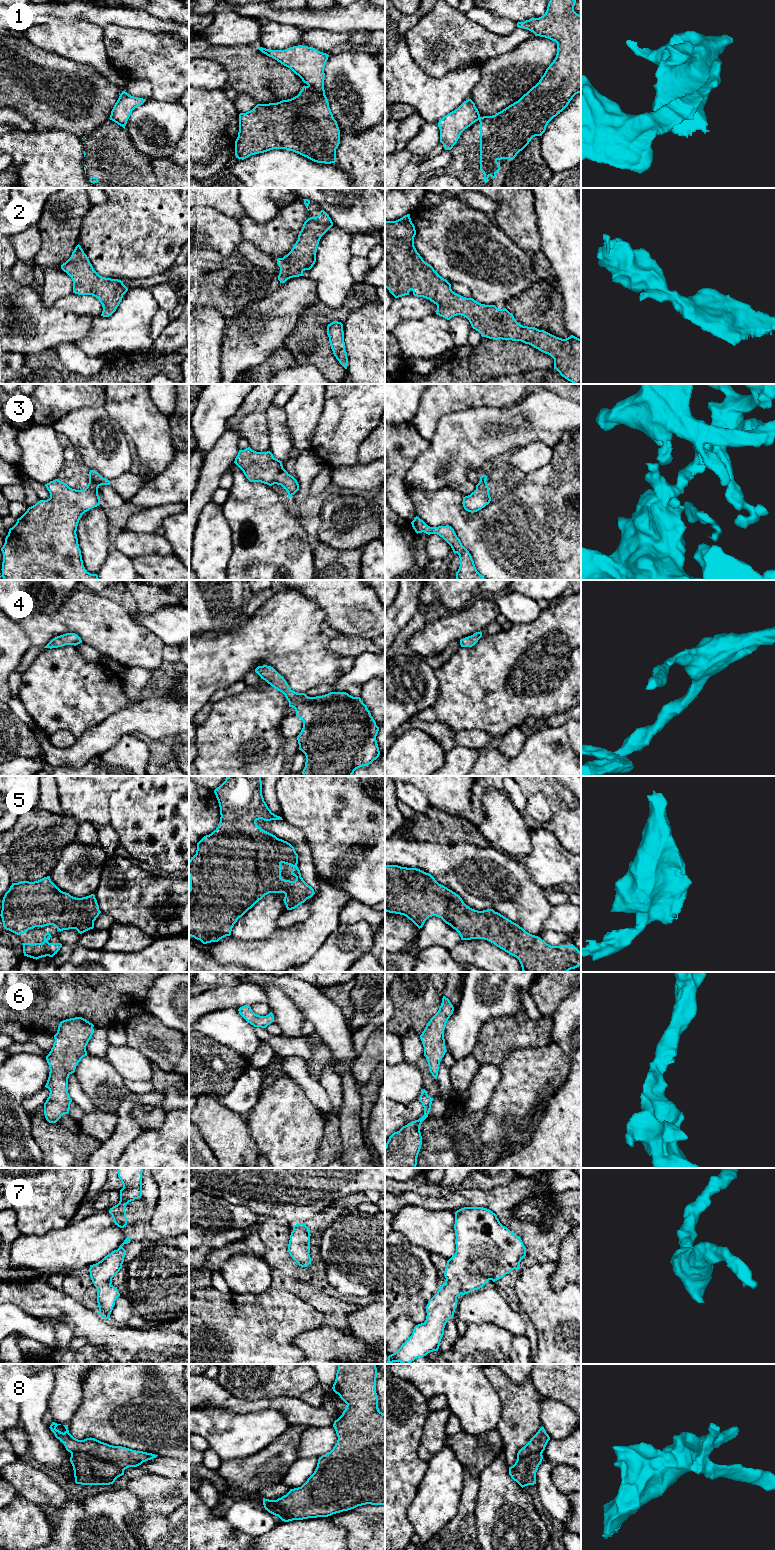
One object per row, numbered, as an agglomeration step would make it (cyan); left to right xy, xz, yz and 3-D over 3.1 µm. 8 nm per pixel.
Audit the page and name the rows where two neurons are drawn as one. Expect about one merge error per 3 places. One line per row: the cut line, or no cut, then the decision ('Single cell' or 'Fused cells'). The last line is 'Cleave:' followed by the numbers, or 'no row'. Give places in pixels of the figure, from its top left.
1: Split along xz (308, 85), (324, 93). Fused cells
2: No split. Single cell
3: No split. Single cell
4: No split. Single cell
5: No split. Single cell
6: No split. Single cell
7: No split. Single cell
8: Split along xy (71, 1453), (86, 1452), (97, 1458), (111, 1461), (124, 1469). Fused cells
Cleave: 1, 8

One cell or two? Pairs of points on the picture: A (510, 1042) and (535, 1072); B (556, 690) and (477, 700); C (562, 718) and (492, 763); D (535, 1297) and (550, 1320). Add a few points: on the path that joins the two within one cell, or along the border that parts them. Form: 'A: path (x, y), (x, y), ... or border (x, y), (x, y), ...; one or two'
A: border (539, 1046), (514, 1049), (499, 1064); two
B: path (536, 690), (529, 690), (524, 695), (497, 695); one
C: border (570, 719), (561, 725), (546, 725); two
D: path (539, 1303), (549, 1314); one

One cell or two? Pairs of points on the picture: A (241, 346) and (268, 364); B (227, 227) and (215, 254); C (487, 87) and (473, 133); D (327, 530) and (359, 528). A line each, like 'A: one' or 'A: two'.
A: two
B: one
C: two
D: one

